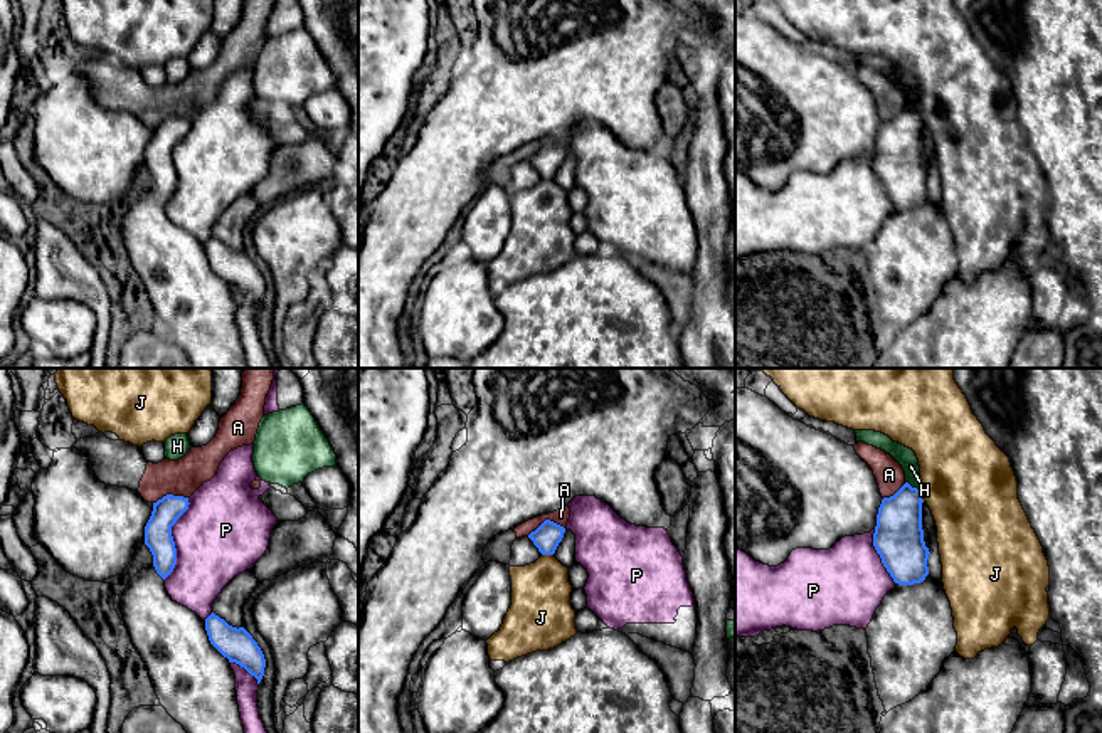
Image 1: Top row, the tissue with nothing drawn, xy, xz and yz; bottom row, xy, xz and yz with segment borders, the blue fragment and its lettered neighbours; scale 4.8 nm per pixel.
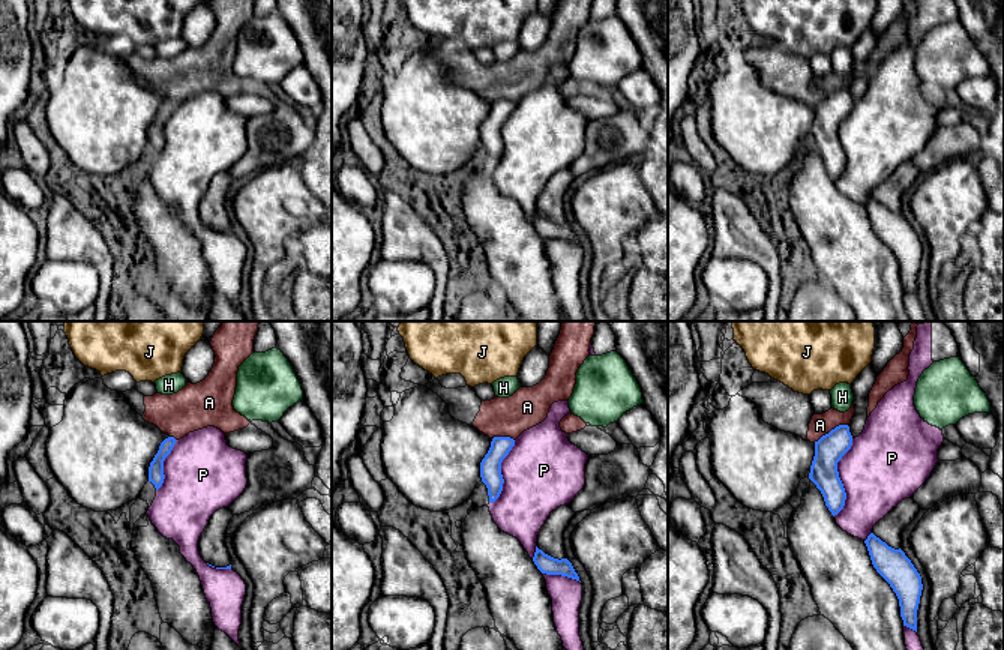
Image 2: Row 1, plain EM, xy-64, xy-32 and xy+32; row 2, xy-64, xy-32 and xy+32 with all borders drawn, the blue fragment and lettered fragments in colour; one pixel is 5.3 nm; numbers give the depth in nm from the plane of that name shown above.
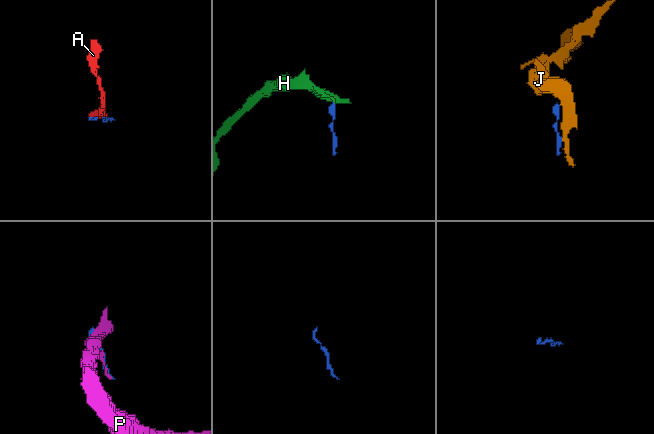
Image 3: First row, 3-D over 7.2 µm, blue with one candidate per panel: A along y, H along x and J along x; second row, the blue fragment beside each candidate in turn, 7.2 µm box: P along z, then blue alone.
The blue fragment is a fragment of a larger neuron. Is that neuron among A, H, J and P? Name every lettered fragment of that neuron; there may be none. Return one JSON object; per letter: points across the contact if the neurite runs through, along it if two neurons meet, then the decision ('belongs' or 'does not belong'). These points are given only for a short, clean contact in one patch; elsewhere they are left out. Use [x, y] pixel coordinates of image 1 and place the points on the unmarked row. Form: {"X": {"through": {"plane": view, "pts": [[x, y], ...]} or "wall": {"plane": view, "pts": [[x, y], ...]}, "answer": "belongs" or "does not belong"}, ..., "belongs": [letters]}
{"A": {"wall": {"plane": "xz", "pts": [[564, 150], [544, 143], [527, 158]]}, "answer": "does not belong"}, "H": {"answer": "belongs"}, "J": {"wall": {"plane": "yz", "pts": [[919, 113], [924, 125]]}, "answer": "does not belong"}, "P": {"answer": "does not belong"}, "belongs": ["H"]}

